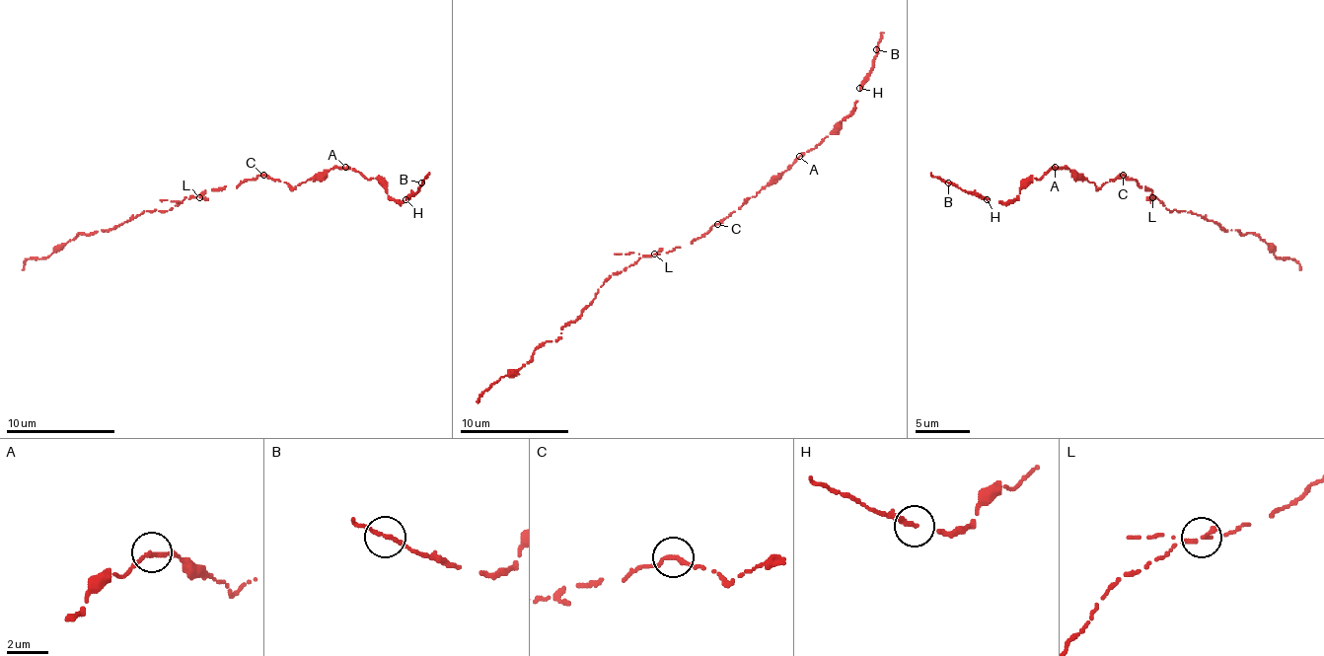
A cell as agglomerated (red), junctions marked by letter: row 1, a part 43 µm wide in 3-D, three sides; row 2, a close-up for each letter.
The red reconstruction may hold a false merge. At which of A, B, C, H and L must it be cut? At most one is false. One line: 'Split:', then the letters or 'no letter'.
Split: no letter

